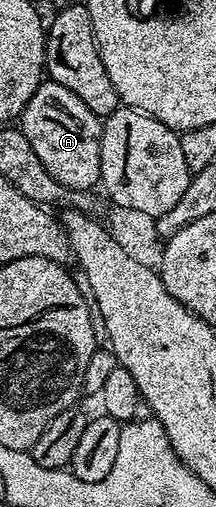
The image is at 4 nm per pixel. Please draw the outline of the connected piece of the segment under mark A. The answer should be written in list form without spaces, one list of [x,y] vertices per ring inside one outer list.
[[[45,79],[31,95],[27,107],[19,118],[19,128],[27,135],[27,143],[35,147],[39,163],[47,167],[59,184],[69,189],[92,190],[101,180],[101,131],[102,118],[96,117],[67,87]]]

